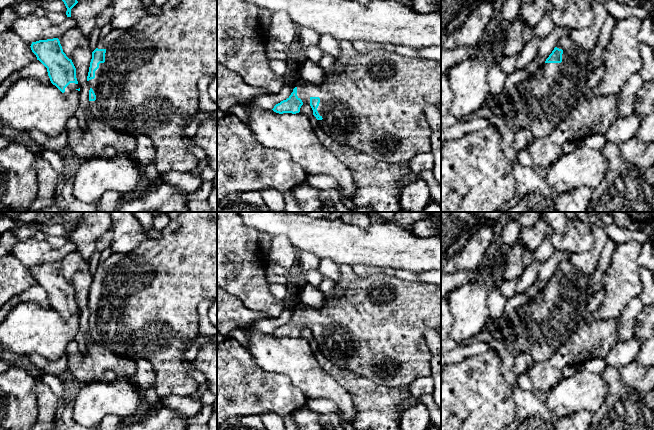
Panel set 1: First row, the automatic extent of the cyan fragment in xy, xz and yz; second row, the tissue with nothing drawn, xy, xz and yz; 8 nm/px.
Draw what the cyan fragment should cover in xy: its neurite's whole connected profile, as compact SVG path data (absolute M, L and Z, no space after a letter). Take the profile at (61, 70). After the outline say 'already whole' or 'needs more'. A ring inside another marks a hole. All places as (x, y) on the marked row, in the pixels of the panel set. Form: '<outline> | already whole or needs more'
M58 38L32 42L31 50L46 68L48 76L65 96L72 91L80 91L76 78L76 68L63 52Z | needs more

